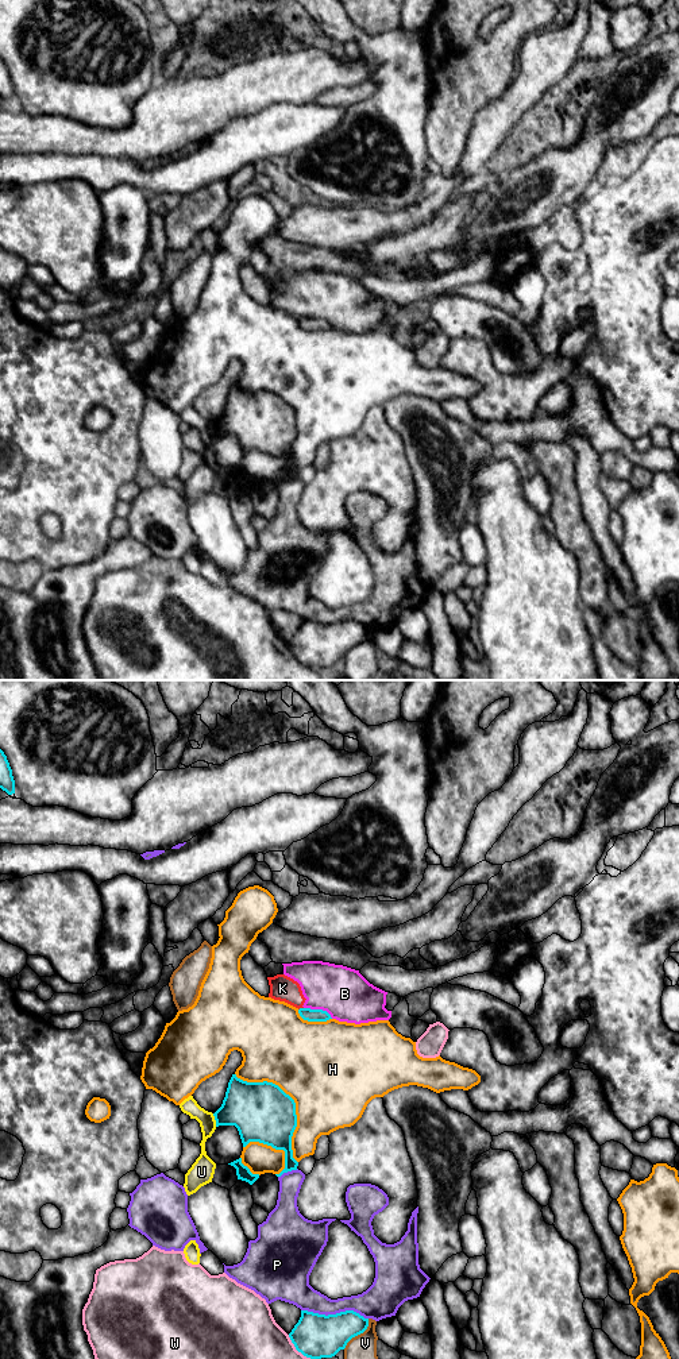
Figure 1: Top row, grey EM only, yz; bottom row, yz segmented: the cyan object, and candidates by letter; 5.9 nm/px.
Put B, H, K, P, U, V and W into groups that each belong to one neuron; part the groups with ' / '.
B K / H / P / U / V / W

